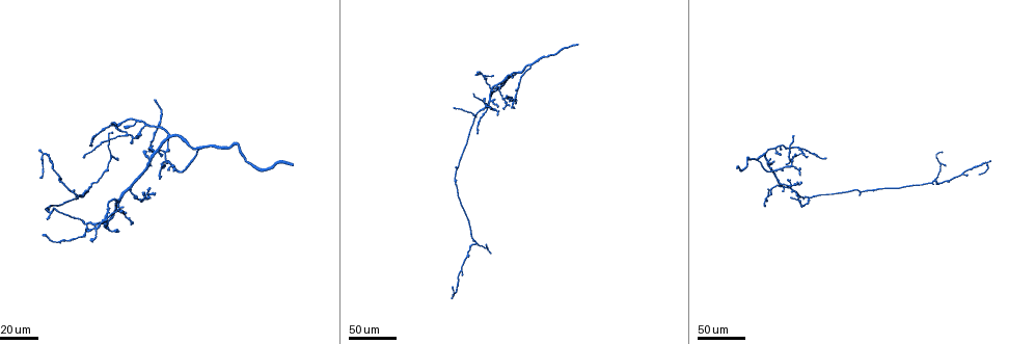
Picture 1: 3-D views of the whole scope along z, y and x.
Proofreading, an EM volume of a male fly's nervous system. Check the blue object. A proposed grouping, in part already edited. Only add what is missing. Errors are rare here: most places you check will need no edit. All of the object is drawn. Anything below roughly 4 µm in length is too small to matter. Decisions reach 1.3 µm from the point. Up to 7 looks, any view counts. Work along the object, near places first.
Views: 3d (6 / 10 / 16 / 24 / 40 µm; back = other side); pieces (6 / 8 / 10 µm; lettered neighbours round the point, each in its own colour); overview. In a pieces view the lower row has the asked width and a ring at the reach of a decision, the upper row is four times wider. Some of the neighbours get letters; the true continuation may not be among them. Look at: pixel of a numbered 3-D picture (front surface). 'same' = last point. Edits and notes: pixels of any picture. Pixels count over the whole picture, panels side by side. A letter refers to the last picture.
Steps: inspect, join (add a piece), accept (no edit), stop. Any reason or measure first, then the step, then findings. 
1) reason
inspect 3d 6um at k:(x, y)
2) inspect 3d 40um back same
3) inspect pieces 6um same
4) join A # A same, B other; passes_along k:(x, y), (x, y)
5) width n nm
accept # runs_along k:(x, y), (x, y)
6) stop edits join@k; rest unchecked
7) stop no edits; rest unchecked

branch stops here
inspect 3d 24um at 1:(790, 199)

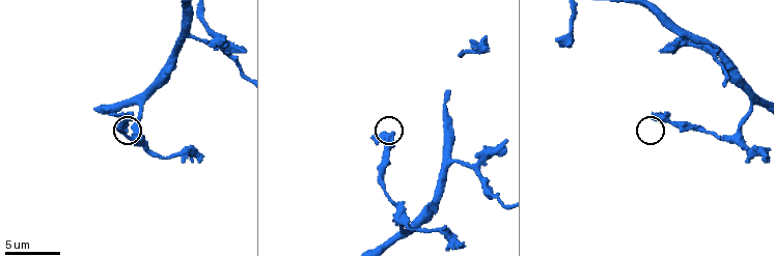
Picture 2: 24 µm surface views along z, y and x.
see the neighbours
inspect pieces 8um at 2:(112, 113)

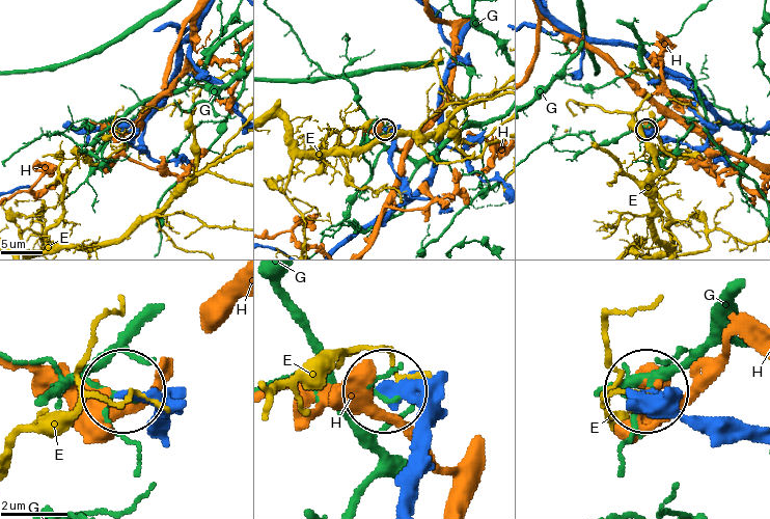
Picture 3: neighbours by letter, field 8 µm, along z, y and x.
width 340 nm
accept # E other, G other, H other; no lettered piece goes on from it

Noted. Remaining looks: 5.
branch stops here
inspect 3d 24um at 1:(769, 158)

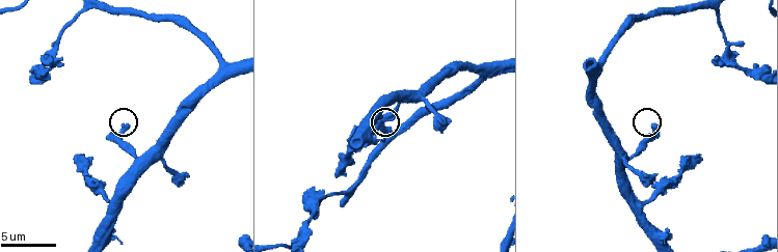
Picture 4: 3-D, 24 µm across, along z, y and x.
what lies round it
inspect pieces 10um at 4:(652, 127)

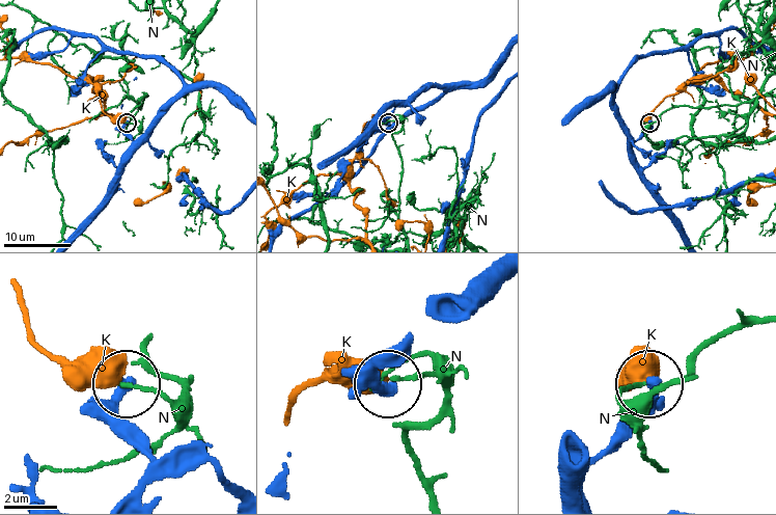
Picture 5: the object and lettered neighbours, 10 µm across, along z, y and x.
accept # K other, N other; runs_along 5:(147, 468), (116, 408), (120, 383); none of them fits

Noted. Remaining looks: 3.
an open end
inspect 3d 40um at 1:(474, 242)

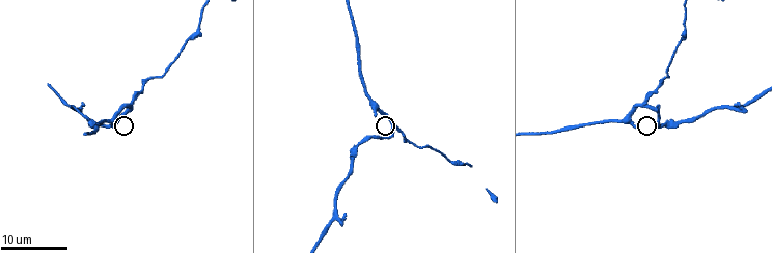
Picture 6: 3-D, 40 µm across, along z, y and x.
inspect pieces 6um at 6:(374, 116)

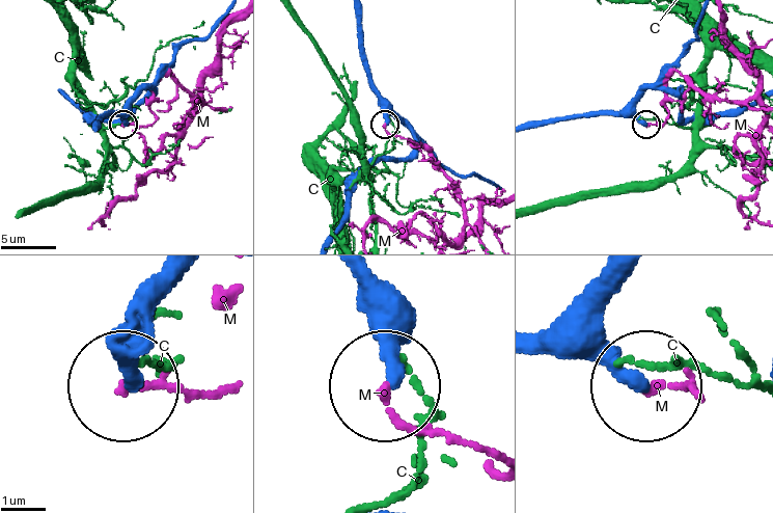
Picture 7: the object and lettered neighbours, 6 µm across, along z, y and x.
accept # C other, M other; runs_along 7:(356, 278), (389, 386); no lettered piece goes on from it

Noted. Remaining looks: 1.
stop no edits; rest unchecked

